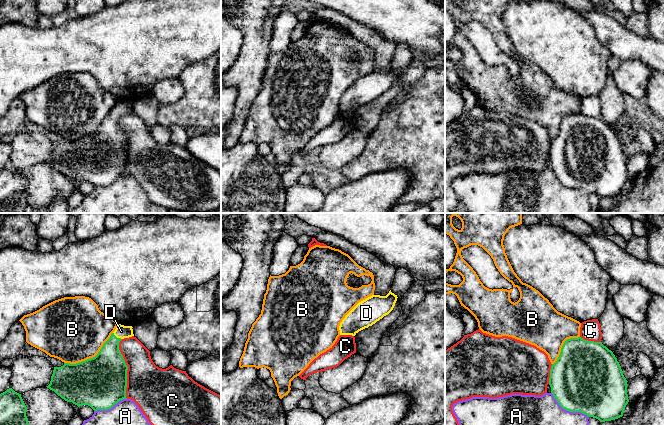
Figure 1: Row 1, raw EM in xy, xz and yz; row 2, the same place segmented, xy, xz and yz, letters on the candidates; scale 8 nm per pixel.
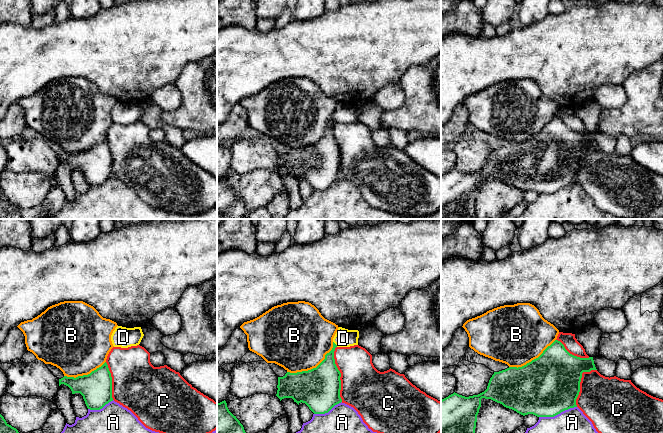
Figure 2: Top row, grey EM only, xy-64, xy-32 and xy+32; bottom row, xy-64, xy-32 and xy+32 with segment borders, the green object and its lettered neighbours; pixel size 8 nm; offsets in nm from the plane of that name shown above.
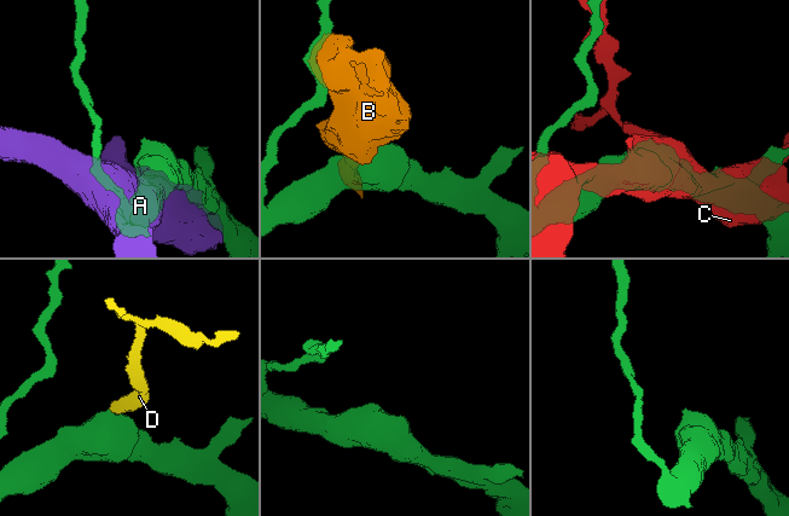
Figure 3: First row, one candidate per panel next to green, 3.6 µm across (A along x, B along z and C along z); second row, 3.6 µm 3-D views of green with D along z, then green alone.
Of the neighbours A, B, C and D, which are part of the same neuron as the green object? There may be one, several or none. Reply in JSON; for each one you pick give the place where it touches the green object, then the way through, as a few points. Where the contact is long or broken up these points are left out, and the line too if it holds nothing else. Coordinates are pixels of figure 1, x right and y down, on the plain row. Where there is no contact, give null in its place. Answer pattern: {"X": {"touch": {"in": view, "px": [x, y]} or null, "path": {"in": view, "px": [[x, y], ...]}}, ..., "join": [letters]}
{"D": {"touch": {"in": "xy", "px": [116, 113]}, "path": {"in": "xy", "px": [[108, 143], [110, 124], [116, 113], [121, 107]]}}, "join": ["D"]}

